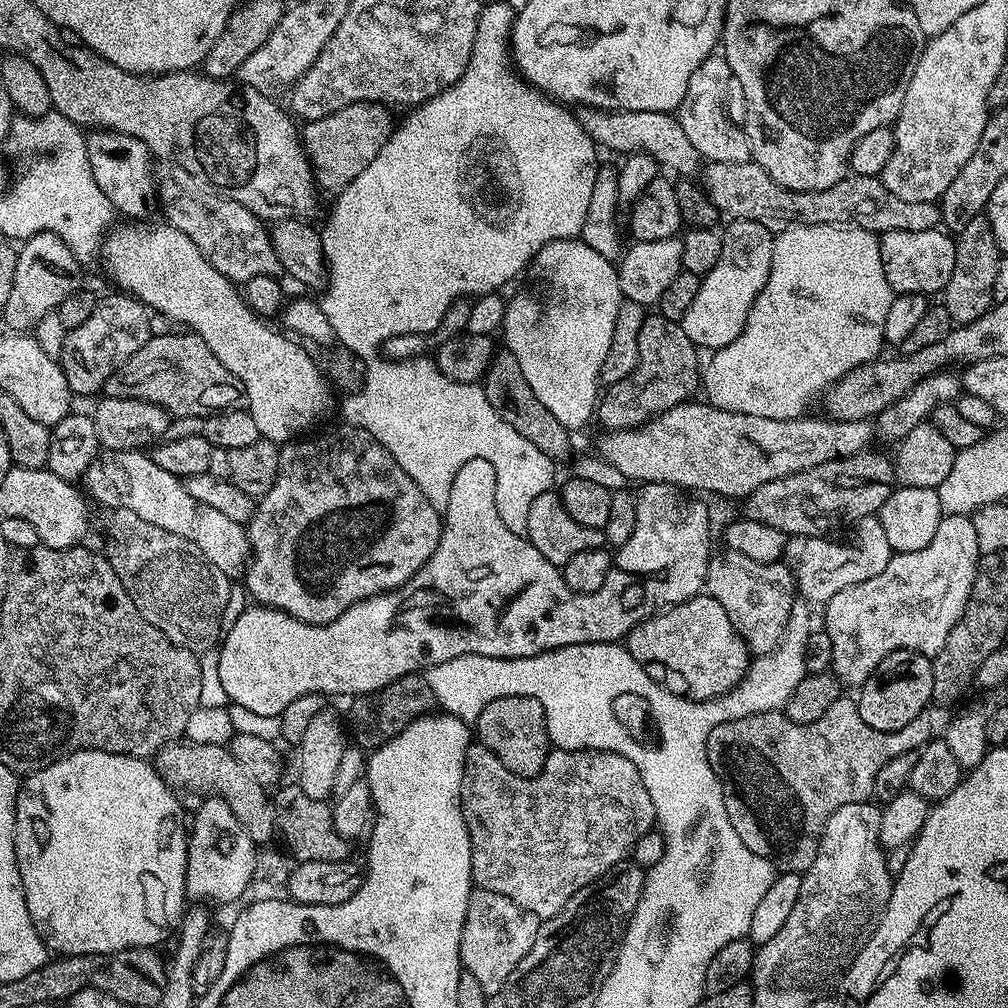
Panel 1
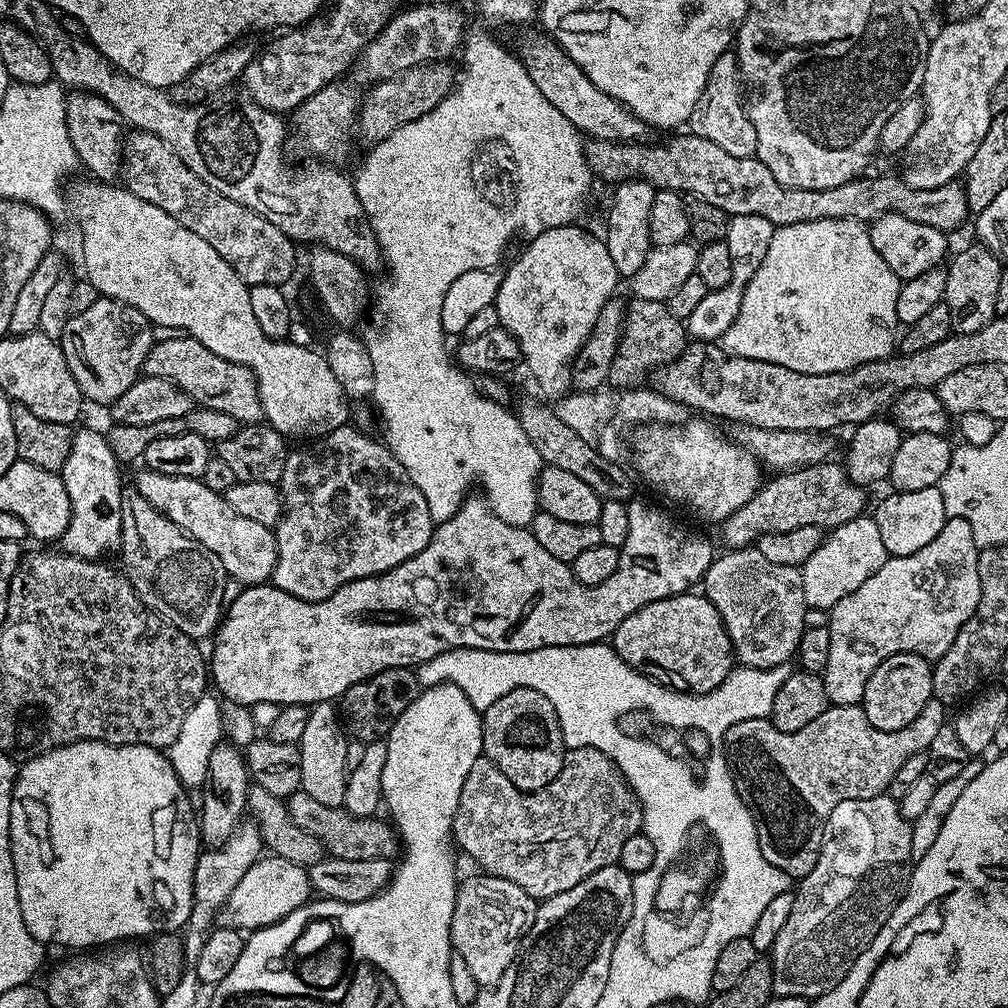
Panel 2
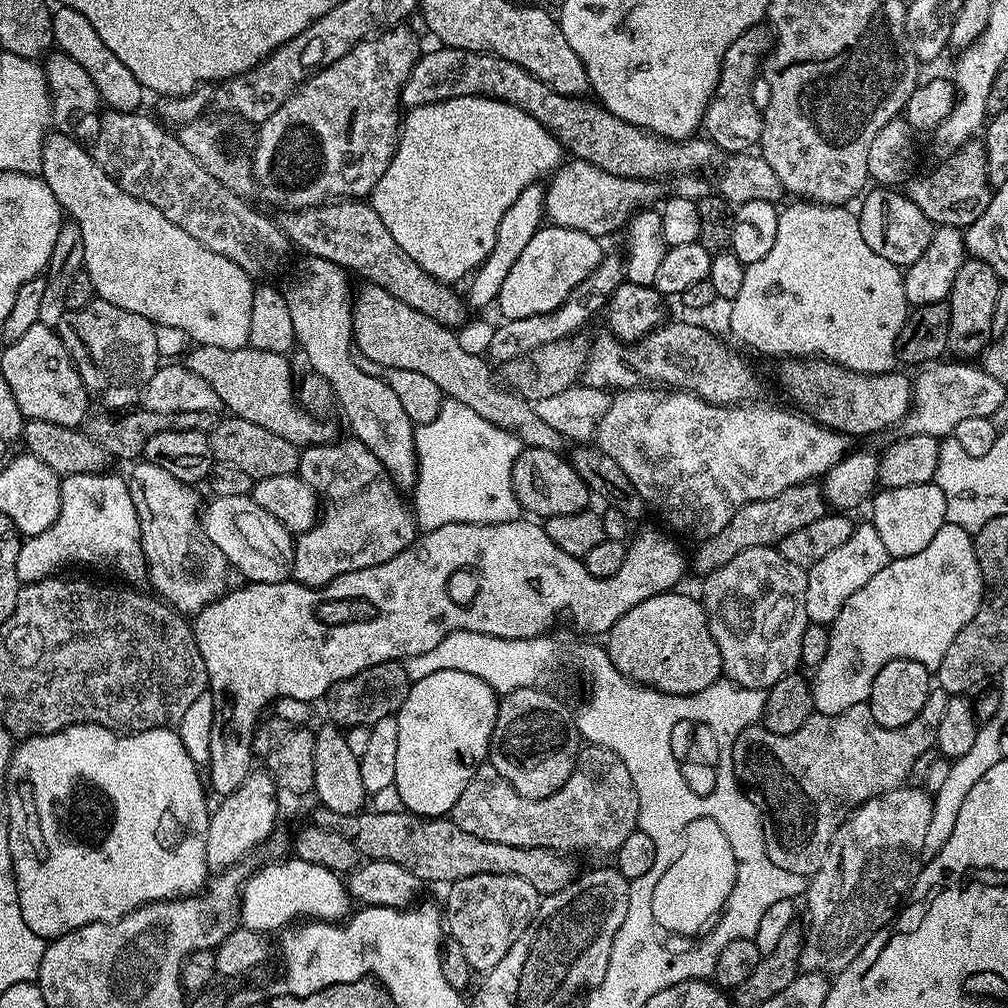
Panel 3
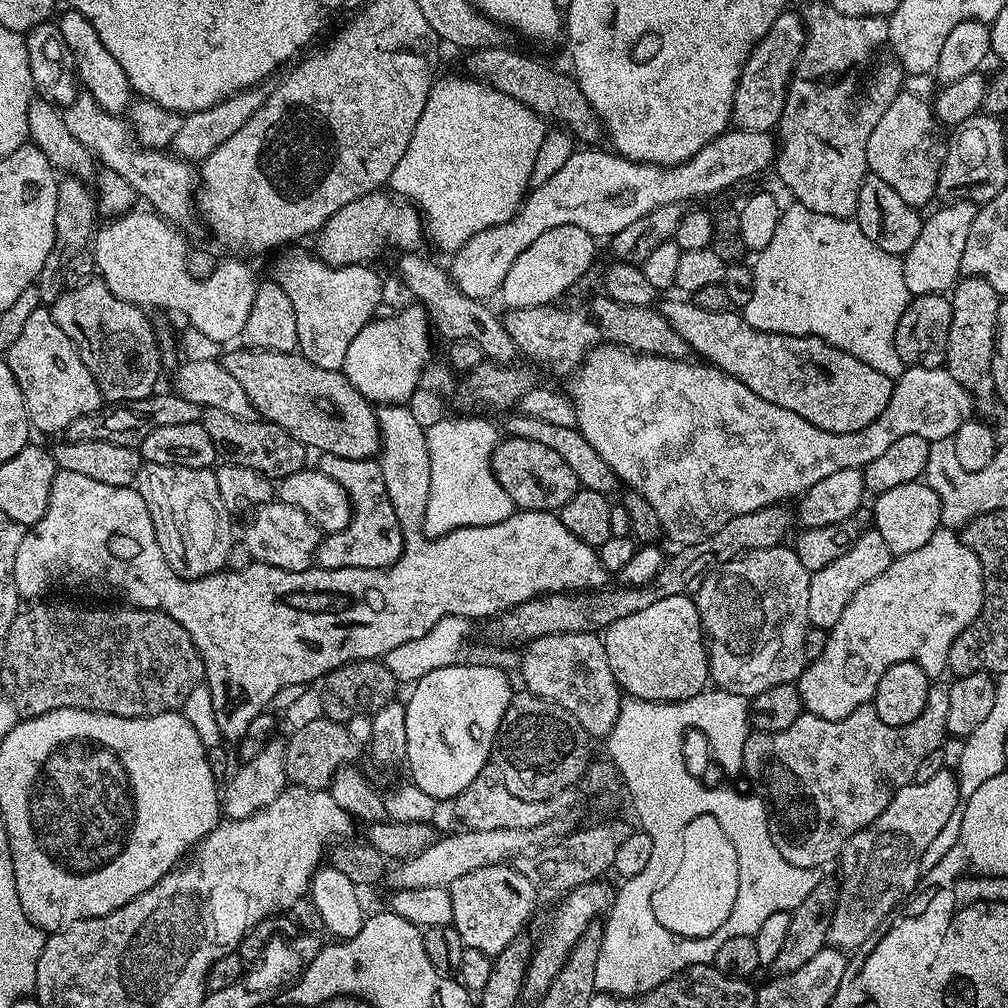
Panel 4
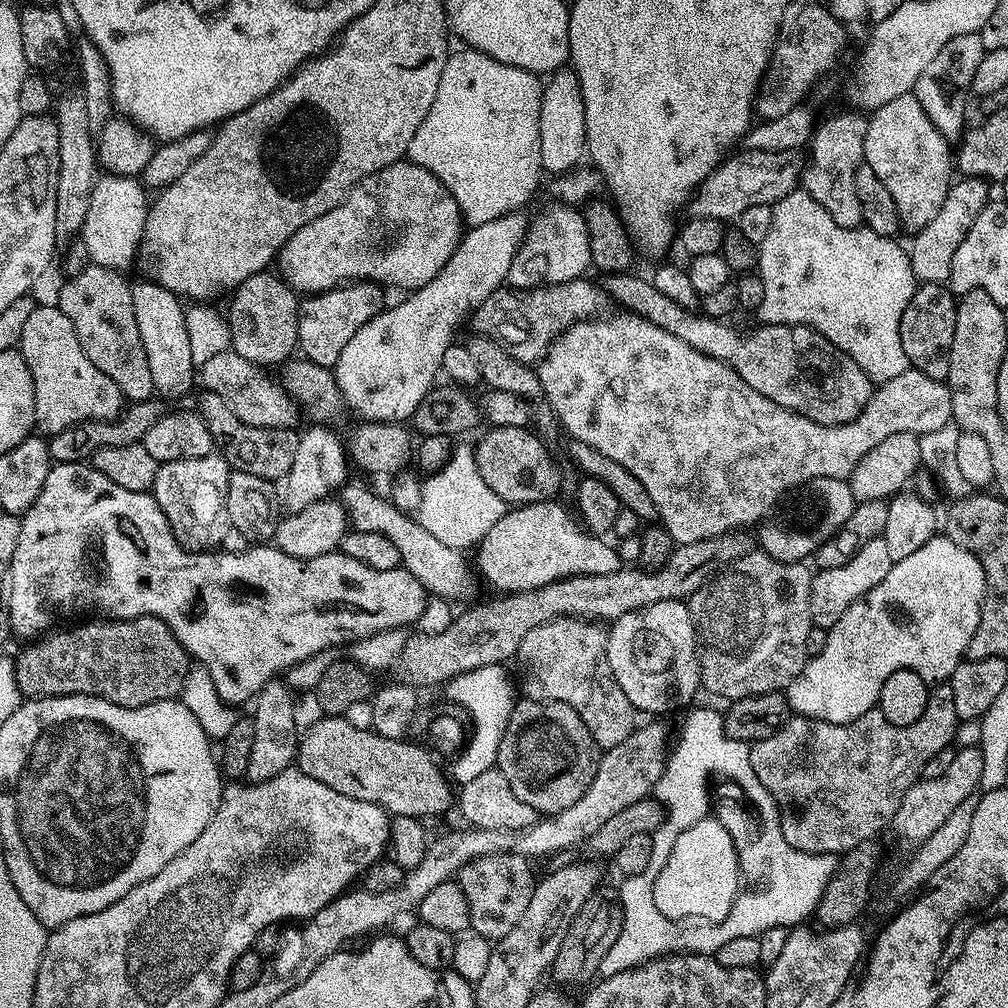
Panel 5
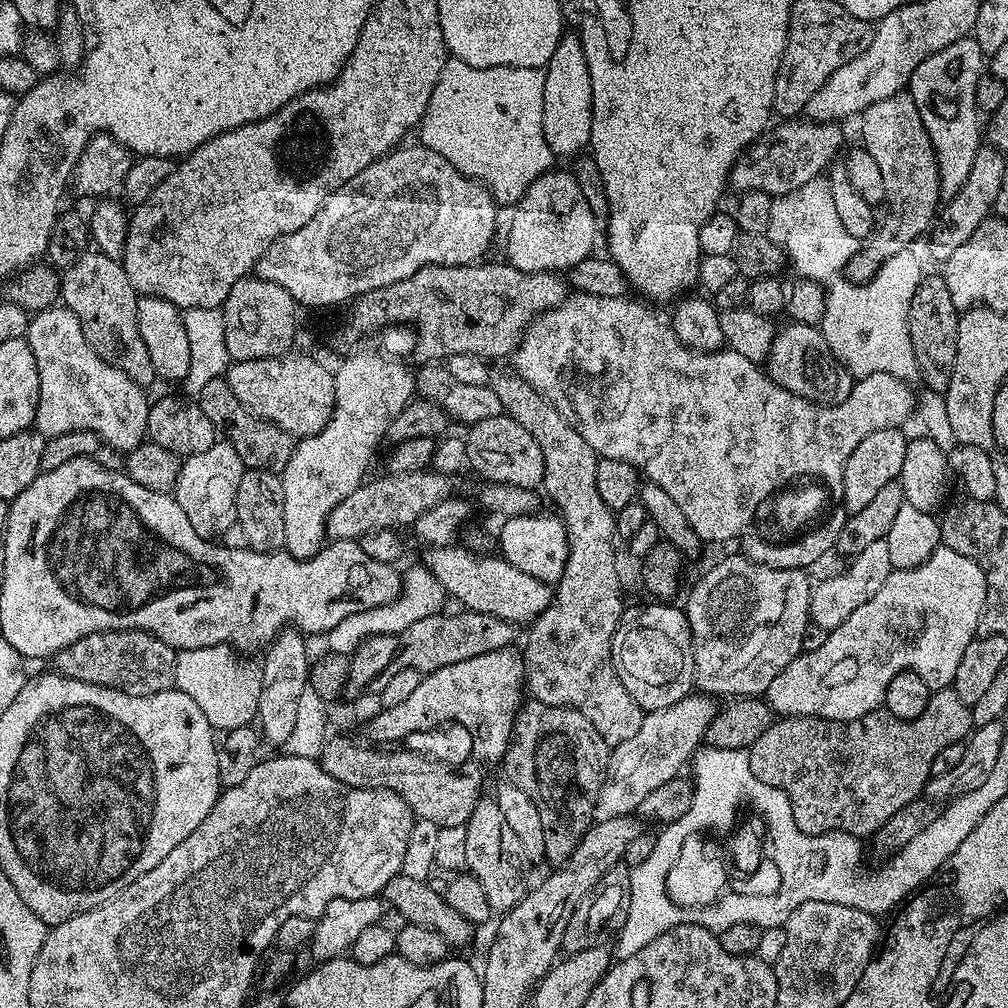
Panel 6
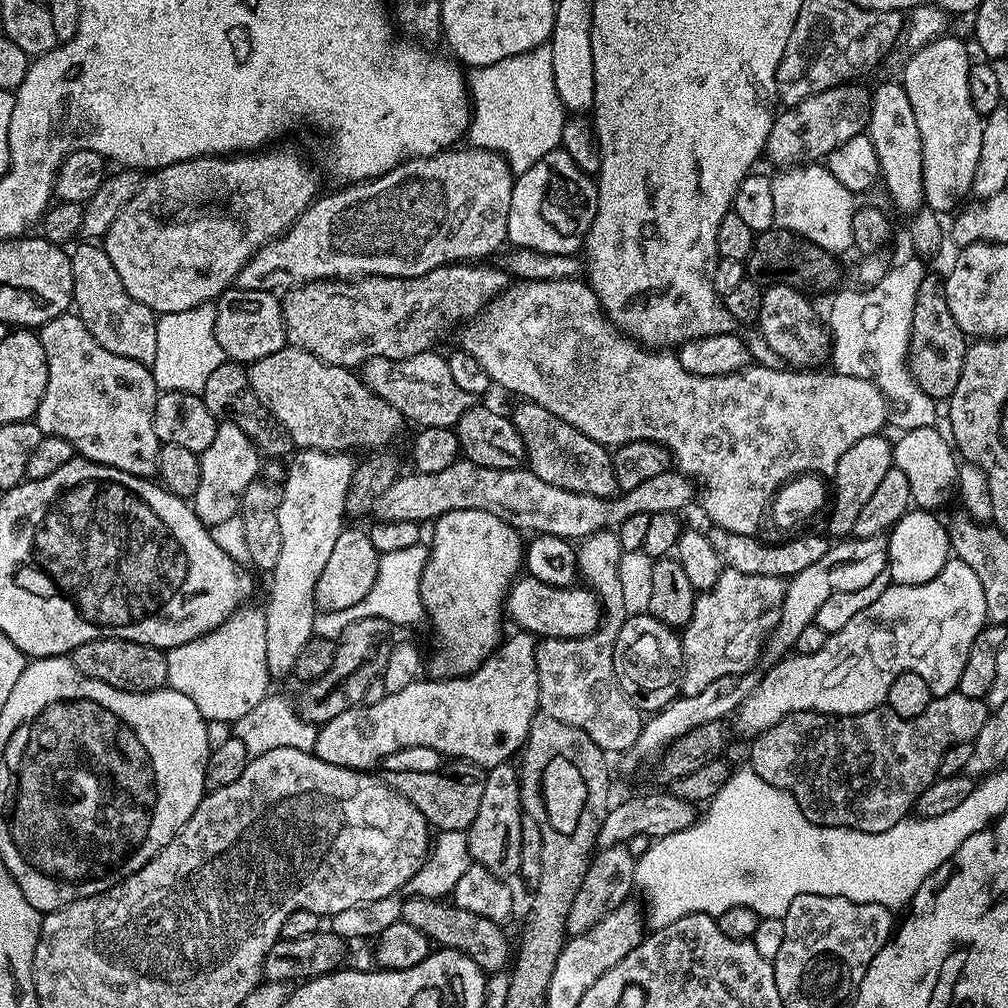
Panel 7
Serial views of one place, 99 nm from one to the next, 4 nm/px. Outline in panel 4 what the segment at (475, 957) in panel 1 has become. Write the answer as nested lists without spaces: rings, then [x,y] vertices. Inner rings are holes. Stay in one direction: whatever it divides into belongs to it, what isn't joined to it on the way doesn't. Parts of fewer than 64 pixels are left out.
[[[511,863],[482,866],[462,874],[447,887],[452,907],[451,927],[458,930],[465,949],[495,958],[525,930],[536,908],[538,890]]]

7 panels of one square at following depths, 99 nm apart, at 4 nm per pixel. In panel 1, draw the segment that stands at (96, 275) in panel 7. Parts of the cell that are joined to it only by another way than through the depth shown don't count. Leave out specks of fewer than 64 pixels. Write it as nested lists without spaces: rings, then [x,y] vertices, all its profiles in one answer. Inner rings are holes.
[[[101,295],[94,306],[94,314],[90,314],[90,318],[82,322],[82,326],[68,329],[66,334],[66,342],[58,359],[60,368],[66,374],[66,382],[77,397],[95,397],[103,389],[110,374],[114,374],[128,363],[153,335],[154,329],[148,325],[149,309],[135,296],[115,295]]]

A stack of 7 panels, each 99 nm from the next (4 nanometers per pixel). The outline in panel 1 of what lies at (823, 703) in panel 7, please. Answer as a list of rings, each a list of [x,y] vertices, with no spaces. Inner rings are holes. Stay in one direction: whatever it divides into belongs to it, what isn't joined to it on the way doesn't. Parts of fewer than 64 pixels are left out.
[[[949,516],[940,520],[938,534],[930,541],[930,546],[922,550],[897,552],[886,562],[886,570],[882,574],[874,574],[874,578],[866,578],[866,582],[857,582],[855,586],[846,586],[834,598],[823,605],[823,631],[830,634],[830,642],[834,642],[834,658],[831,671],[841,685],[859,689],[861,684],[870,678],[870,674],[890,654],[899,648],[914,650],[929,658],[936,656],[942,646],[946,646],[946,638],[950,638],[950,630],[962,618],[966,610],[966,602],[970,598],[970,590],[974,586],[974,574],[981,558],[978,546],[978,534],[974,534],[974,522],[965,516]]]

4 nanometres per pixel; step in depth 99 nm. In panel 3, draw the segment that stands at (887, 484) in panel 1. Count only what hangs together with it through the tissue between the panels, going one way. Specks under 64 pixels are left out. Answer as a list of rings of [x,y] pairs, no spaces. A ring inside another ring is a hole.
[[[816,482],[790,486],[790,490],[782,490],[782,494],[774,494],[774,498],[762,498],[758,502],[750,502],[746,506],[742,506],[742,510],[738,510],[738,514],[734,514],[734,518],[730,518],[730,522],[726,526],[722,526],[722,530],[718,530],[718,534],[699,541],[700,549],[693,556],[691,553],[690,556],[691,571],[693,568],[698,574],[697,577],[700,578],[709,576],[714,570],[726,566],[726,562],[730,562],[730,558],[738,558],[738,554],[742,554],[742,550],[778,546],[782,542],[782,538],[786,538],[786,534],[794,534],[794,530],[802,530],[802,526],[808,525],[809,522],[818,522],[818,518],[822,518],[825,514],[824,494],[821,485]]]

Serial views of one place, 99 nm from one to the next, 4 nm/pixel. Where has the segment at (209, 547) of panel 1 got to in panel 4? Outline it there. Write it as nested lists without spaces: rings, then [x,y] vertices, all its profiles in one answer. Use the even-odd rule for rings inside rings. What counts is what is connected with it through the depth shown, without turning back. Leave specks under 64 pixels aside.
[[[281,502],[261,504],[255,509],[252,521],[244,528],[244,544],[253,561],[269,564],[278,570],[301,572],[313,567],[316,548],[320,545],[322,532],[306,513],[292,505]]]

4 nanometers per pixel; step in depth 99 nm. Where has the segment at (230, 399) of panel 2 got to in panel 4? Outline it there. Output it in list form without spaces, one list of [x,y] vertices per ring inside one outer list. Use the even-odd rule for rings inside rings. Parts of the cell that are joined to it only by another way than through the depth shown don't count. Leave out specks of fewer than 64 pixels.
[[[235,348],[225,351],[220,358],[221,364],[228,373],[232,373],[234,378],[241,383],[242,388],[246,392],[246,396],[250,398],[253,411],[259,416],[274,425],[281,426],[288,434],[302,442],[307,449],[312,448],[318,450],[317,453],[340,458],[354,458],[355,460],[371,460],[381,450],[381,435],[378,420],[376,418],[375,409],[371,401],[367,400],[364,395],[359,394],[354,389],[352,383],[345,378],[343,371],[340,370],[324,370],[318,366],[314,366],[310,360],[306,359],[299,352],[282,352],[282,351],[258,351],[256,349],[241,348],[242,350],[234,350]]]

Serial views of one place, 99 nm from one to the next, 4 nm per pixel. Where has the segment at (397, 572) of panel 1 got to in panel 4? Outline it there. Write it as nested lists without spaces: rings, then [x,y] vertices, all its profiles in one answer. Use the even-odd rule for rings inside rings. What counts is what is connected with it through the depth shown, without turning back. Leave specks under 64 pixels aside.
[[[329,455],[319,457],[318,469],[322,474],[340,481],[352,503],[352,517],[349,525],[341,532],[325,535],[316,548],[315,563],[321,568],[338,570],[339,568],[388,568],[399,556],[404,555],[406,537],[398,526],[398,517],[394,514],[394,506],[390,506],[389,495],[383,482],[379,459],[355,460],[354,458],[340,458]]]

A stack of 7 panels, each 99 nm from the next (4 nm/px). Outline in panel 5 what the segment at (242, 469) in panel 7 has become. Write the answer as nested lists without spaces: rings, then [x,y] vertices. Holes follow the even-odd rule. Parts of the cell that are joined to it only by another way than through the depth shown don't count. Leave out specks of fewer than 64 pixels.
[[[219,454],[202,458],[186,458],[178,462],[166,462],[160,466],[151,486],[151,494],[162,506],[168,525],[183,547],[193,552],[216,550],[233,531],[230,514],[226,506],[228,497],[227,460]]]

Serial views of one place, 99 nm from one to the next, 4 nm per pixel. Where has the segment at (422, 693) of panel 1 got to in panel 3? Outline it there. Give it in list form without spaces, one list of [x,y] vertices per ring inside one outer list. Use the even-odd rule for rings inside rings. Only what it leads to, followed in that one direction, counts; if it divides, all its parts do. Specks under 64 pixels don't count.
[[[387,660],[340,680],[323,697],[322,704],[328,707],[327,719],[341,729],[369,727],[382,718],[395,716],[400,711],[402,702],[406,702],[406,694],[411,688],[412,681],[408,679],[403,663],[399,660]]]

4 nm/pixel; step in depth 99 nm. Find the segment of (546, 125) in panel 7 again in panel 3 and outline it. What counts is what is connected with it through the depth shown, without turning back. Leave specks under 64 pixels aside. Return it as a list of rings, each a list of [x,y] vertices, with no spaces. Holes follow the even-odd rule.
[[[484,96],[450,98],[446,102],[423,104],[420,108],[411,109],[403,117],[399,126],[396,153],[390,162],[390,166],[386,166],[386,172],[377,182],[375,190],[370,193],[370,203],[372,209],[378,214],[378,218],[382,218],[386,230],[390,230],[394,242],[398,242],[398,246],[402,246],[402,250],[406,250],[406,254],[410,254],[410,258],[414,258],[414,262],[418,262],[418,266],[422,266],[422,270],[426,270],[426,274],[445,282],[460,279],[463,281],[465,277],[480,267],[480,263],[490,254],[490,250],[494,250],[494,238],[498,234],[498,222],[502,222],[502,214],[506,214],[506,210],[510,210],[510,206],[514,206],[514,202],[522,194],[522,190],[526,190],[526,186],[551,177],[561,163],[562,149],[560,143],[537,120],[530,118],[530,114],[526,114],[521,108],[516,108],[513,104],[508,104],[504,100],[488,100]]]

